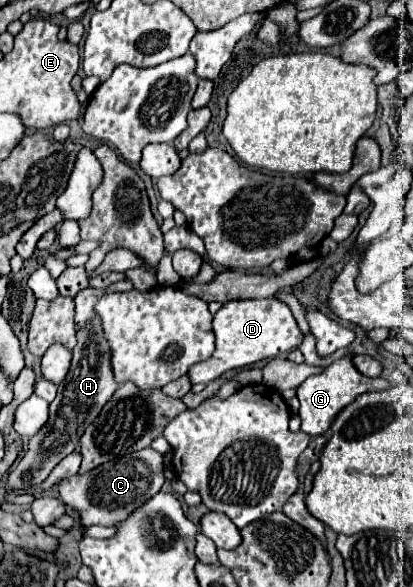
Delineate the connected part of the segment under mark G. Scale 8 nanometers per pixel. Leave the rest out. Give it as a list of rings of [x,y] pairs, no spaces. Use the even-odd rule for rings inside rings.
[[[350,357],[338,359],[332,365],[328,365],[320,375],[312,375],[308,377],[300,387],[298,387],[298,399],[300,399],[300,419],[302,419],[302,431],[308,433],[310,437],[318,437],[324,435],[334,419],[338,417],[338,413],[350,405],[358,395],[368,393],[368,391],[384,391],[390,389],[390,381],[388,379],[372,379],[372,377],[364,377],[362,373],[358,373],[352,367]]]

